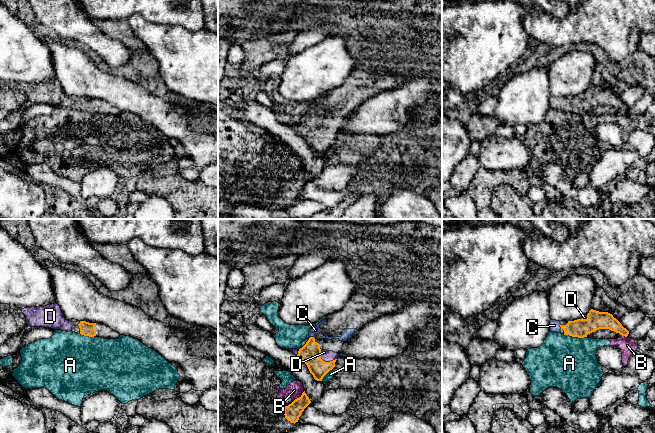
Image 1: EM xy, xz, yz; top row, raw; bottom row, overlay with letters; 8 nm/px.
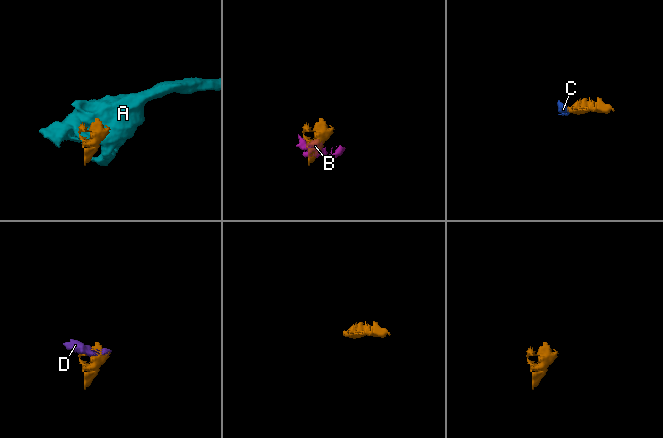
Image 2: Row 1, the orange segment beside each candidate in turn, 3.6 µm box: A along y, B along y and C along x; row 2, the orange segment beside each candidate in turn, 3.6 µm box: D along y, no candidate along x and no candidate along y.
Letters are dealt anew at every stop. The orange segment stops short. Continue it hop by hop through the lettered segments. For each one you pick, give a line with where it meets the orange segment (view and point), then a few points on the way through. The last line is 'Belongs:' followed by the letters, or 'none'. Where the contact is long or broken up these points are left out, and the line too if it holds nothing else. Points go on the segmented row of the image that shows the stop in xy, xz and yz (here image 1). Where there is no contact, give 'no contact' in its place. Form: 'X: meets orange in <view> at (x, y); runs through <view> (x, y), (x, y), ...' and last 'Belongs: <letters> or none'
C: meets orange in yz at (560, 326)
D: meets orange in xz at (324, 361)
Belongs: C, D

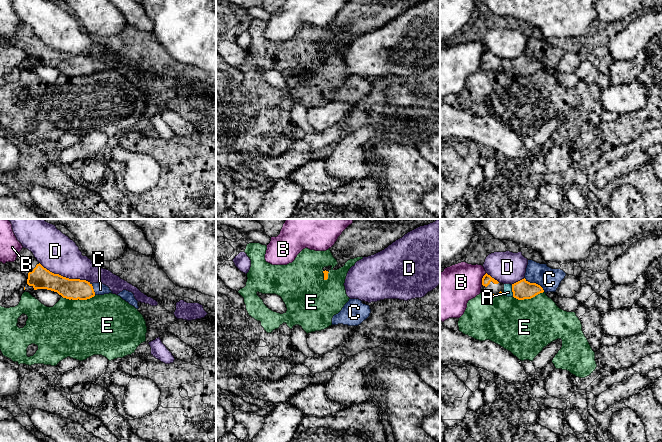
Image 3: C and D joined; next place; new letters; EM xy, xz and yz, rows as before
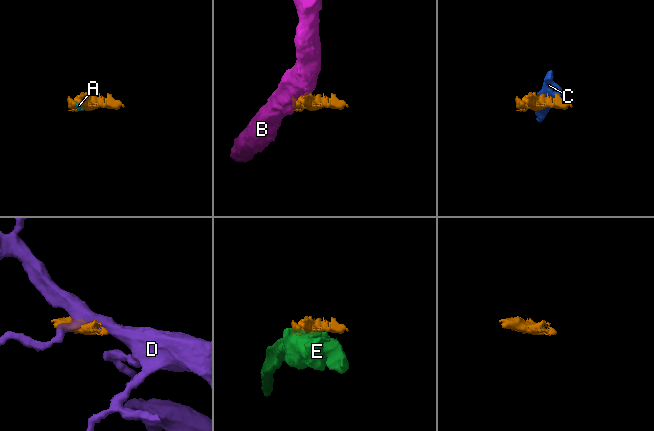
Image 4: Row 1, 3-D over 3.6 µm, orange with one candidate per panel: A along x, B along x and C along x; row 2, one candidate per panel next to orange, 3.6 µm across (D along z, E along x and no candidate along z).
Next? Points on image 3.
A: meets orange in yz at (512, 291)
Belongs: A

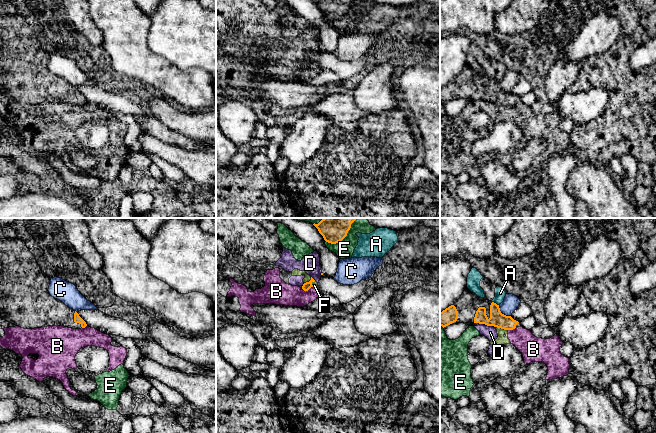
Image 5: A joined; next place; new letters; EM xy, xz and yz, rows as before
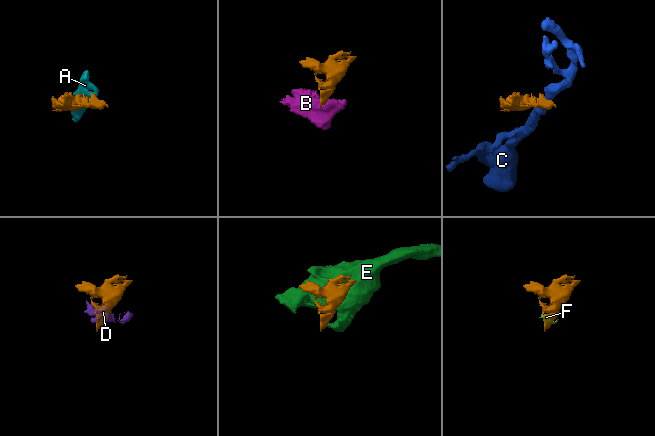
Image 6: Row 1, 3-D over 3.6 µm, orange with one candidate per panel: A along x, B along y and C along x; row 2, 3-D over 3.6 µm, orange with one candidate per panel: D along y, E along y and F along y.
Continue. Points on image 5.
Belongs: none

